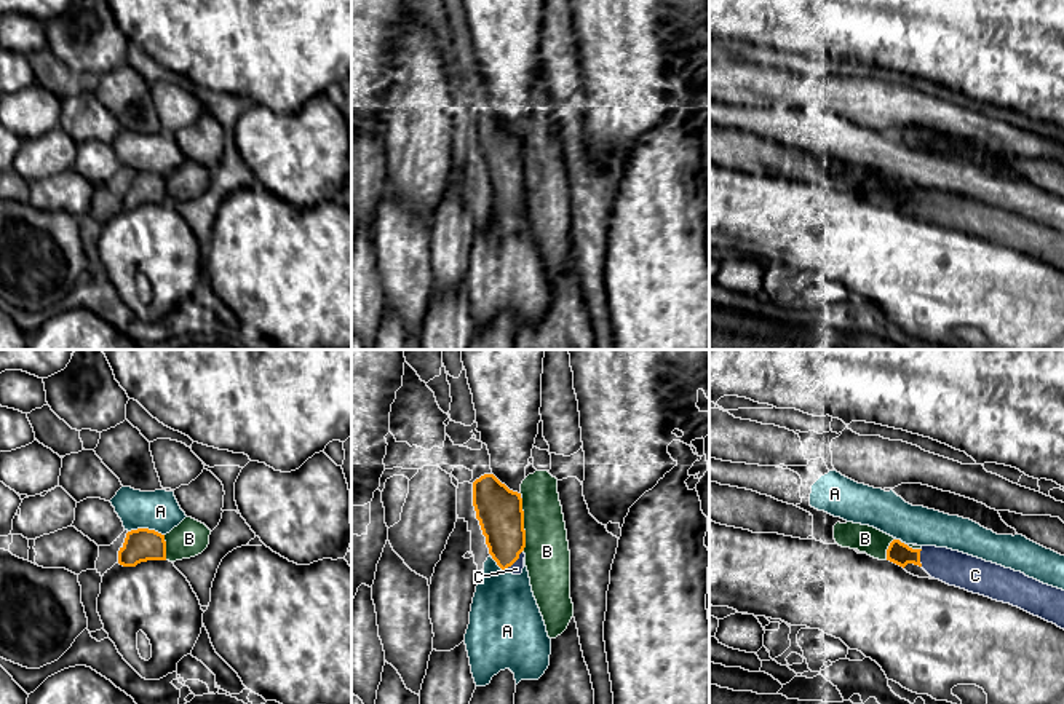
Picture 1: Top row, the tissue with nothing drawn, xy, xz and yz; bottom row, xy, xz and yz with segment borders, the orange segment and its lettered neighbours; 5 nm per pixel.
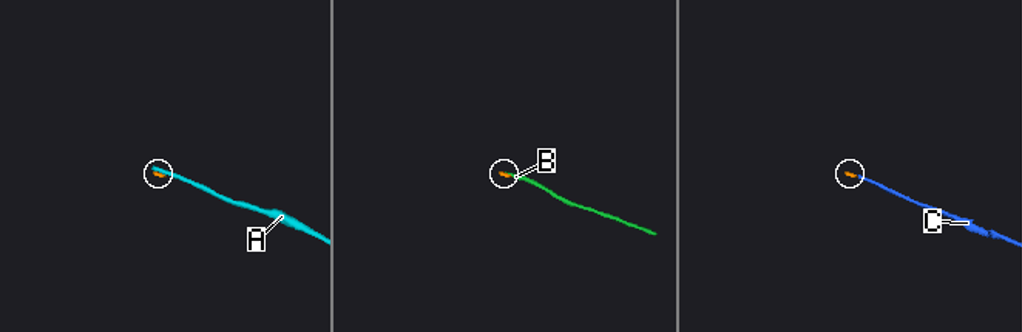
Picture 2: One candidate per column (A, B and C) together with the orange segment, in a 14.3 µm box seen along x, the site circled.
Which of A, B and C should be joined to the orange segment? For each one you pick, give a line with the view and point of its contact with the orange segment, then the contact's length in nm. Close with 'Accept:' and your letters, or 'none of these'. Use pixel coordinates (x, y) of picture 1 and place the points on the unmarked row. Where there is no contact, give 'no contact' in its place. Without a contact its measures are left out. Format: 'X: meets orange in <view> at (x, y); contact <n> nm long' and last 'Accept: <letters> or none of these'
C: meets orange in xz at (515, 203); contact 120 nm long
Accept: C

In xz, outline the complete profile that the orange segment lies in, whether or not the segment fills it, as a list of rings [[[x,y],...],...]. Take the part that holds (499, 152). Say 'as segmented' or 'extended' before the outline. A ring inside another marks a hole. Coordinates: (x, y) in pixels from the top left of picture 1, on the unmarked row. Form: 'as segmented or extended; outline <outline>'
extended; outline [[[494,117],[473,125],[473,148],[489,196],[502,212],[521,217],[526,190],[521,136],[510,132]]]

